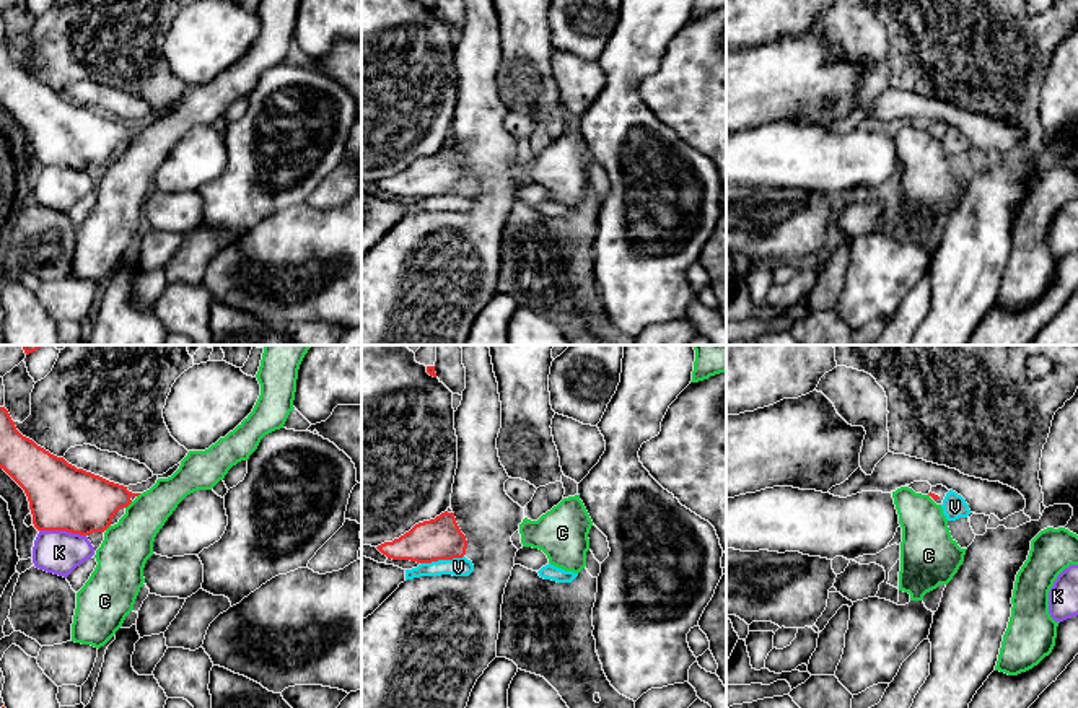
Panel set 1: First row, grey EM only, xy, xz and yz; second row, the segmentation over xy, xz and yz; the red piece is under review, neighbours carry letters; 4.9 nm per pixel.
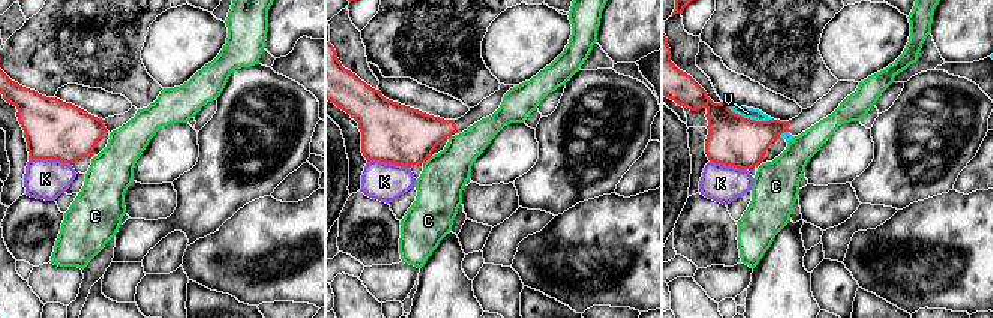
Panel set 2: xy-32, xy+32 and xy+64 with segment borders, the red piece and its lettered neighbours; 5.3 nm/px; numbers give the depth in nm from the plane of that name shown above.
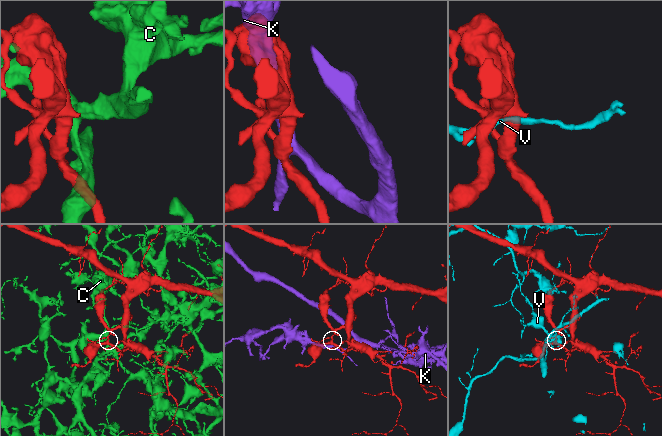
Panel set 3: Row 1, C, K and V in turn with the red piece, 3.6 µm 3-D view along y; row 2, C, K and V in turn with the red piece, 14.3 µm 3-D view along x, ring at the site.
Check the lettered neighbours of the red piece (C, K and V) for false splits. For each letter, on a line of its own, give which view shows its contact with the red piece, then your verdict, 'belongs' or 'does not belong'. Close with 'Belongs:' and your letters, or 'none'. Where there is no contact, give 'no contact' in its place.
C: xy | does not belong
K: xy | does not belong
V: xz | does not belong
Belongs: none

